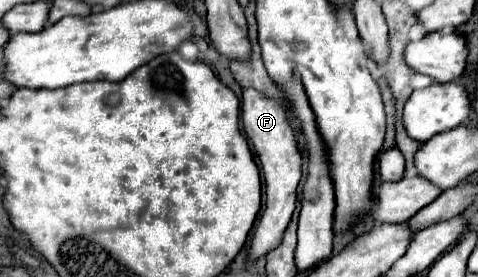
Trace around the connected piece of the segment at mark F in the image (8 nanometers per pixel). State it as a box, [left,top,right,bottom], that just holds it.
[241,88,301,260]

